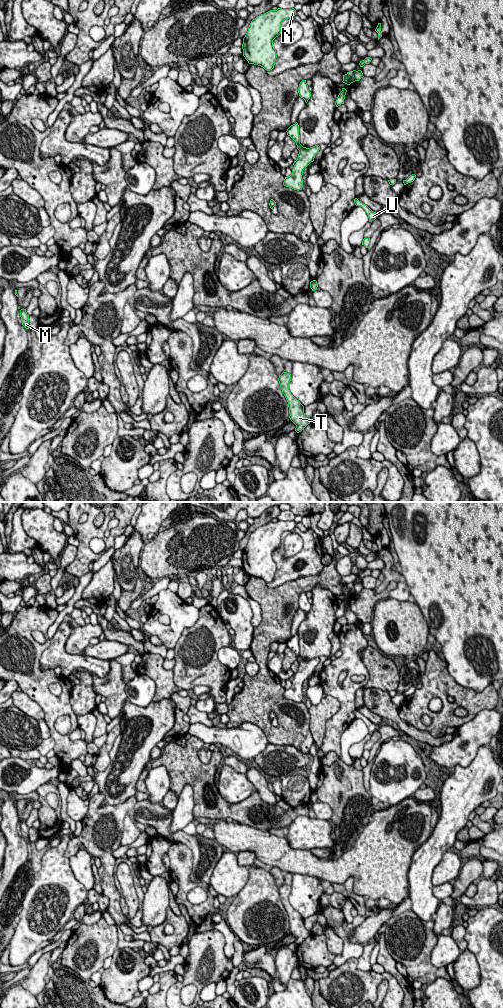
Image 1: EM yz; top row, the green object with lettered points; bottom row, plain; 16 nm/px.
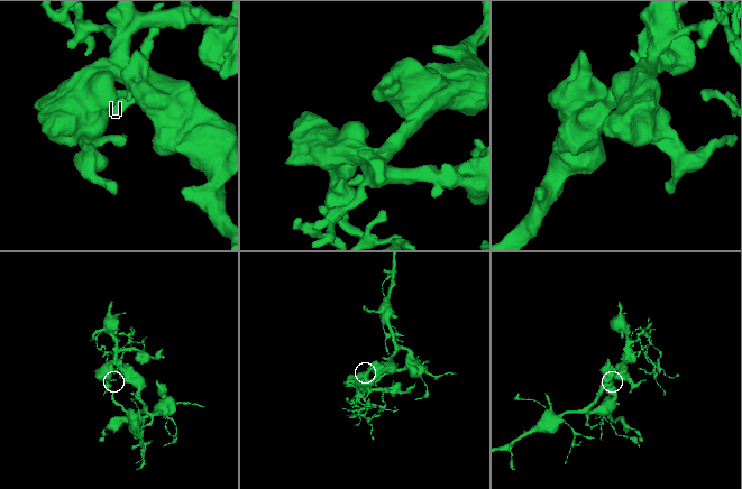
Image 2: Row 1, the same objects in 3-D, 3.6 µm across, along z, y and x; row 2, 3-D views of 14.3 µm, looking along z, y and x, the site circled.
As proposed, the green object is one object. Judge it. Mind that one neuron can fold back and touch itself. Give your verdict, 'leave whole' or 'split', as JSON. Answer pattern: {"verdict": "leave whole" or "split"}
{"verdict": "split"}

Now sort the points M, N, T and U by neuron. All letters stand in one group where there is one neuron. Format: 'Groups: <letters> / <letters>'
Groups: M N T / U

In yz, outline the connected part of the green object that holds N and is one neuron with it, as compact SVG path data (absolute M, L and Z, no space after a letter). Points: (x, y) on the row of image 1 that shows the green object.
M278 8L251 21L242 44L243 56L249 64L261 66L267 71L274 68L277 53L273 40L281 34L282 21L291 20L295 15L294 8Z

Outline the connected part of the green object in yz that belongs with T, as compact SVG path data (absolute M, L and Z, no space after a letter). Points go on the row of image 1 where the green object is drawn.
M283 372L278 378L280 388L284 394L289 407L289 418L296 425L295 431L297 433L304 430L310 424L311 419L307 418L304 413L304 406L297 400L289 390L289 383L291 381L291 374Z

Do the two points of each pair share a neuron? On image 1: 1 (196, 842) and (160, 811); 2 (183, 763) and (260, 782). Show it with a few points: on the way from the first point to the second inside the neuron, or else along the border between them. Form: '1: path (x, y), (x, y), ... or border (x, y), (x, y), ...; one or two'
1: path (184, 837), (171, 834), (162, 823); one
2: border (254, 788), (264, 801), (271, 804); two

